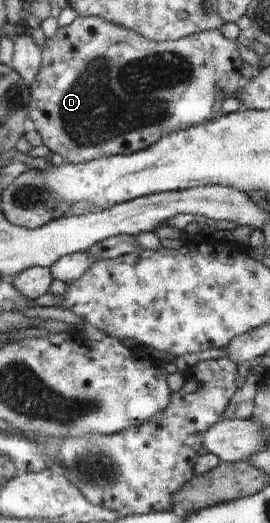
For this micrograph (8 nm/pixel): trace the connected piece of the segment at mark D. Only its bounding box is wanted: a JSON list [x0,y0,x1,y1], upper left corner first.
[29,16,244,164]

